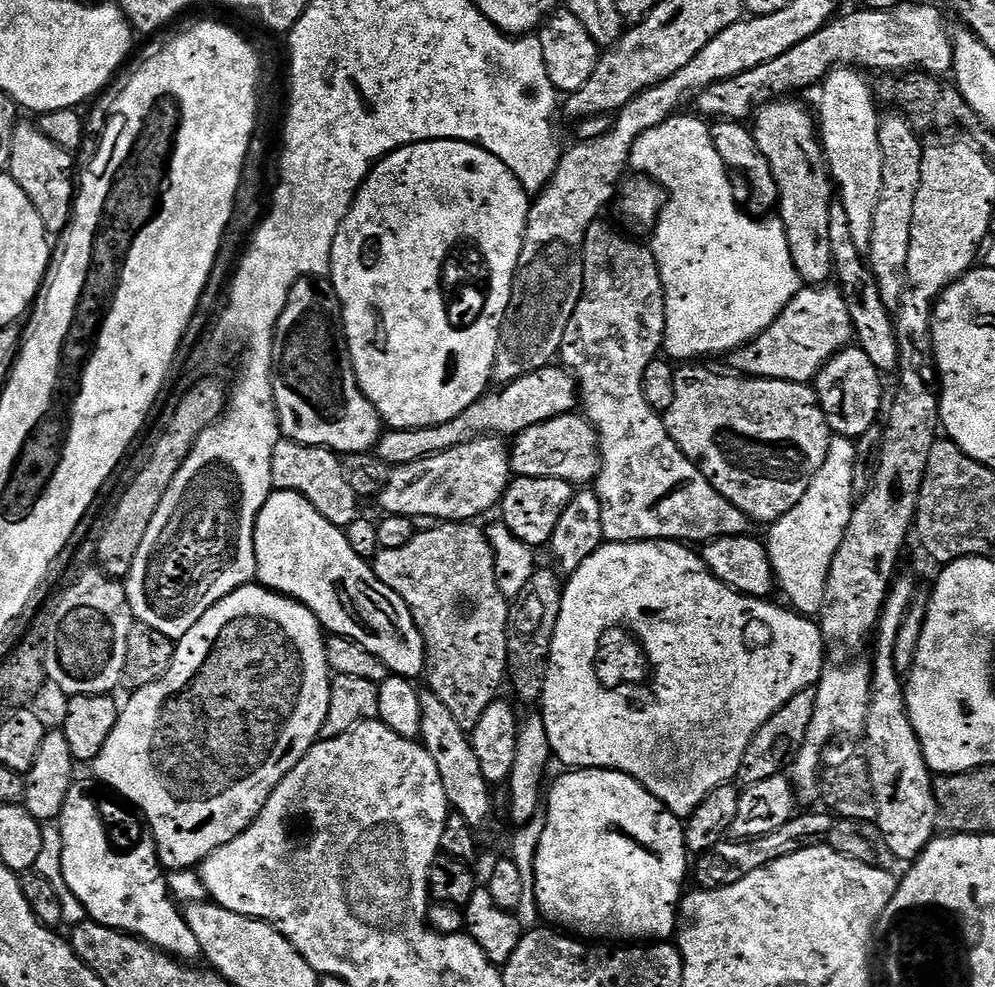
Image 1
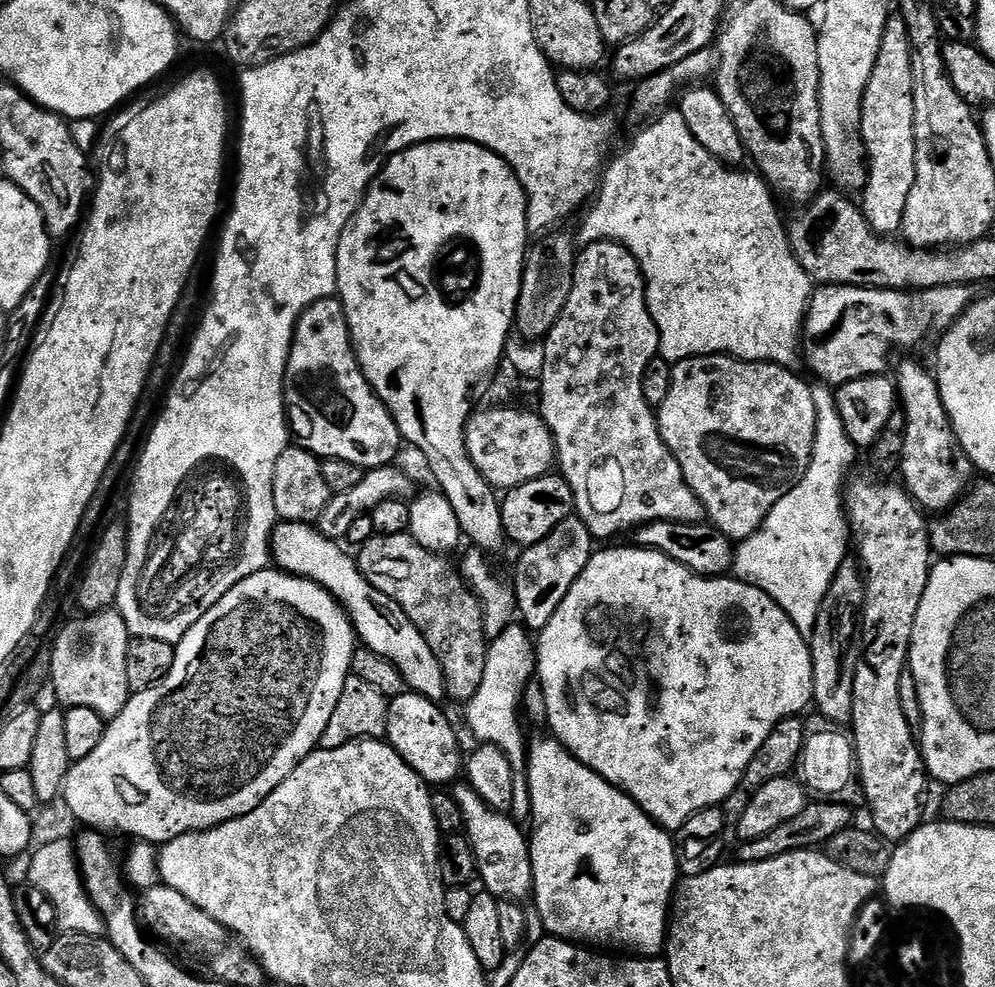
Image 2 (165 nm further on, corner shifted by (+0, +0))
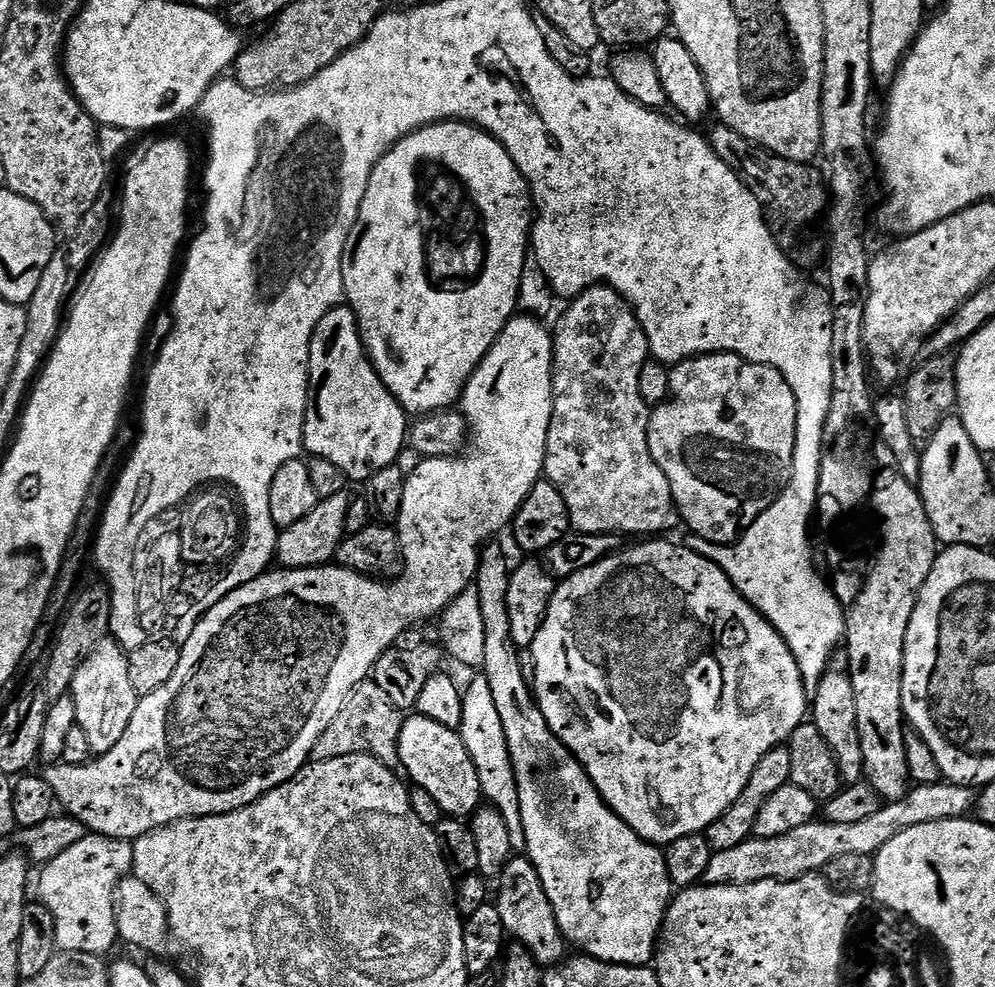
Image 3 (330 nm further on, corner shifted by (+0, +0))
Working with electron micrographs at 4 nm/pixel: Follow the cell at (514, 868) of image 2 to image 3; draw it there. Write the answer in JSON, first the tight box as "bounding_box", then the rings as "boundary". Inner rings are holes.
{"bounding_box":[494,854,566,966],"boundary":[[[516,854],[508,861],[498,877],[500,889],[495,889],[494,903],[502,918],[505,933],[515,943],[526,946],[530,954],[542,966],[556,966],[565,959],[566,941],[560,933],[558,922],[554,918],[554,910],[550,906],[550,898],[546,898],[546,890],[538,878],[538,870],[527,855]]]}

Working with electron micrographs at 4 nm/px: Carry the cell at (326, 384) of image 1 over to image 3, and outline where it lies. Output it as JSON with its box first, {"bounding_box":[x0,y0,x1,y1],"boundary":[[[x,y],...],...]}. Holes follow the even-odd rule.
{"bounding_box":[304,306,410,481],"boundary":[[[341,306],[330,310],[312,335],[308,355],[308,409],[304,415],[304,452],[309,457],[326,458],[344,472],[349,481],[369,480],[378,470],[397,463],[400,451],[405,451],[410,427],[409,417],[380,380],[376,367],[364,351],[360,328],[351,308]]]}

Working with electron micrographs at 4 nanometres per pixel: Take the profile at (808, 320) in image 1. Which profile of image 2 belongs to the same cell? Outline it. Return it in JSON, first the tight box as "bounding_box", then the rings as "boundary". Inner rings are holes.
{"bounding_box":[802,284,977,386],"boundary":[[[825,284],[813,291],[808,313],[804,315],[802,360],[808,363],[809,370],[820,382],[828,386],[839,386],[858,378],[887,373],[888,355],[892,348],[916,348],[932,331],[936,331],[936,334],[947,332],[977,296],[977,289],[966,284],[950,284],[947,288],[923,290],[855,288],[849,284]]]}

